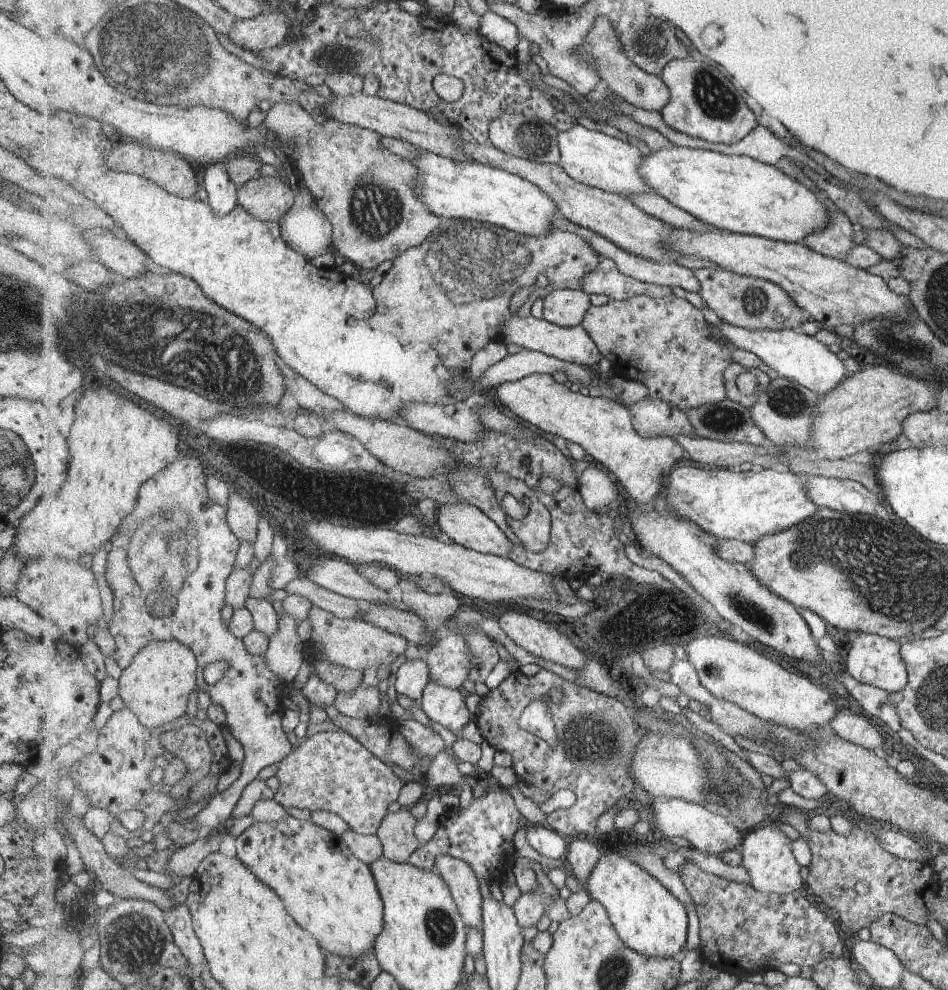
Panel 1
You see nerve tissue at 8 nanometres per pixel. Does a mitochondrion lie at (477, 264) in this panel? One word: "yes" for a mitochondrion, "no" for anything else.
yes

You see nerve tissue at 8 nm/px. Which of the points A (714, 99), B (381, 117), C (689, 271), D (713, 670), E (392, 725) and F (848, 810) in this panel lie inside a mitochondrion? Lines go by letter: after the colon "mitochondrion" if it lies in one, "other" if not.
A: mitochondrion
B: other
C: other
D: mitochondrion
E: other
F: other

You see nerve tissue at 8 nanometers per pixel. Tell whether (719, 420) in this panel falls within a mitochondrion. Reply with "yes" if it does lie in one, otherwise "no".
yes

